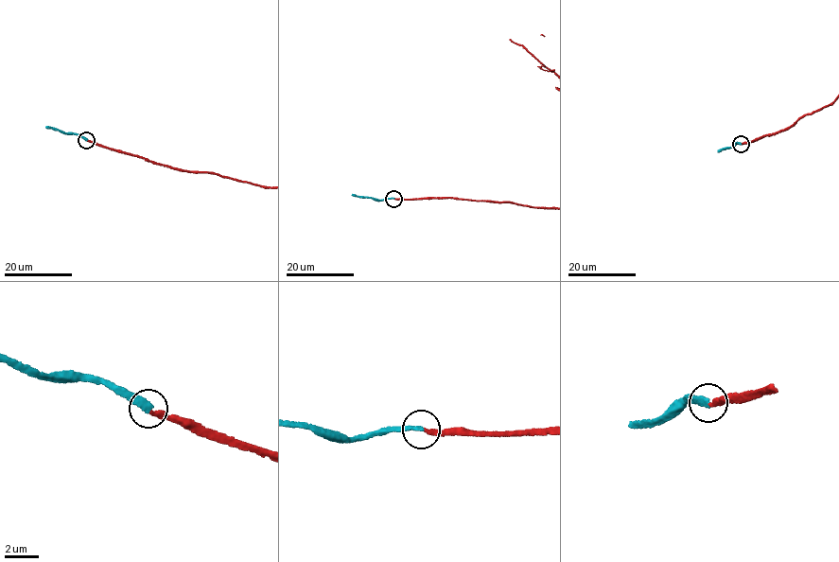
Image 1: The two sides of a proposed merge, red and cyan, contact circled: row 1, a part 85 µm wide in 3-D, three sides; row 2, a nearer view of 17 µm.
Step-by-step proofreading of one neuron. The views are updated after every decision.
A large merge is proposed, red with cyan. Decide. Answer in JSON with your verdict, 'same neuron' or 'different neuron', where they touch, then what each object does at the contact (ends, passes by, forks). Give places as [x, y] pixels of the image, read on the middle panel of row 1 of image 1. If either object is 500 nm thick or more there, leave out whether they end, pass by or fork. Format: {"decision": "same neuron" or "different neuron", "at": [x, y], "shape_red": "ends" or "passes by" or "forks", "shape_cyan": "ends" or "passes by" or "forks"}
{"decision": "same neuron", "at": [393, 199], "shape_red": "ends", "shape_cyan": "ends"}

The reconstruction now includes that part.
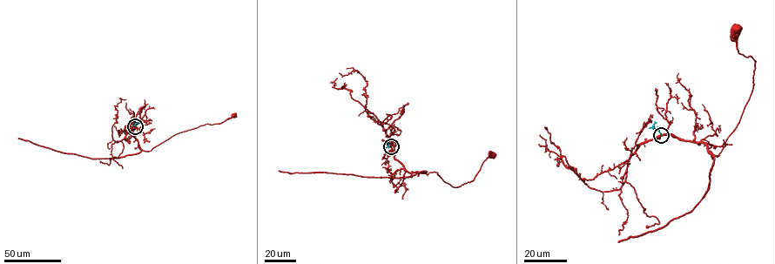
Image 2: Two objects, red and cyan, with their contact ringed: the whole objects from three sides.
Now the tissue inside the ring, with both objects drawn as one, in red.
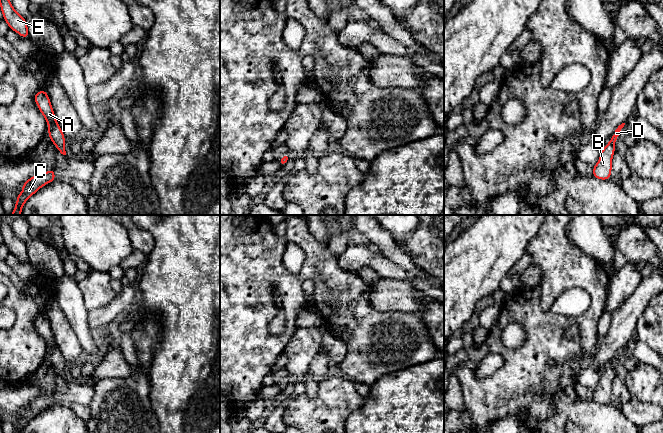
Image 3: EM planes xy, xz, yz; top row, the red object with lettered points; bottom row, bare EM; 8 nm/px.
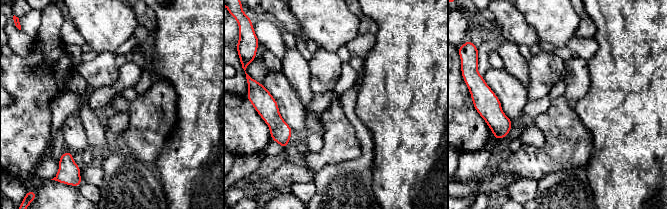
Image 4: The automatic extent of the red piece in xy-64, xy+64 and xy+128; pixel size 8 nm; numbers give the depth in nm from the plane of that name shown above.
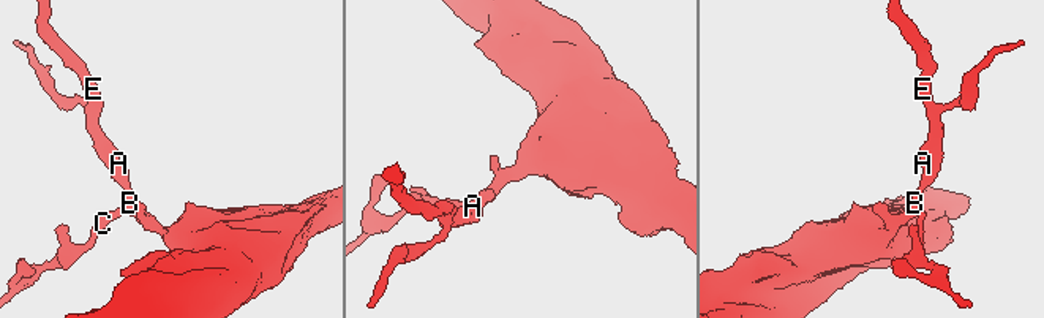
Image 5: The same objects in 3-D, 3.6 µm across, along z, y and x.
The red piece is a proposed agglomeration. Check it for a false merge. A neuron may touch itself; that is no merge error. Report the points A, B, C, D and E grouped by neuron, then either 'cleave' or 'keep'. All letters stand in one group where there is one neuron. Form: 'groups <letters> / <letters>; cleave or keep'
groups A B C D E; keep

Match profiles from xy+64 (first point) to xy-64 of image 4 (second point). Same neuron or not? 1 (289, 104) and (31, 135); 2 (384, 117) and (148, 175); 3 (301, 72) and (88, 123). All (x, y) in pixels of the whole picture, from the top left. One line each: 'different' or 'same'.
1: different
2: different
3: same

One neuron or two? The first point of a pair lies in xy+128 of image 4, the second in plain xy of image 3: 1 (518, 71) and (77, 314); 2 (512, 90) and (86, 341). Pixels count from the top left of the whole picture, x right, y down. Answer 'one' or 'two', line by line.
1: one
2: two

